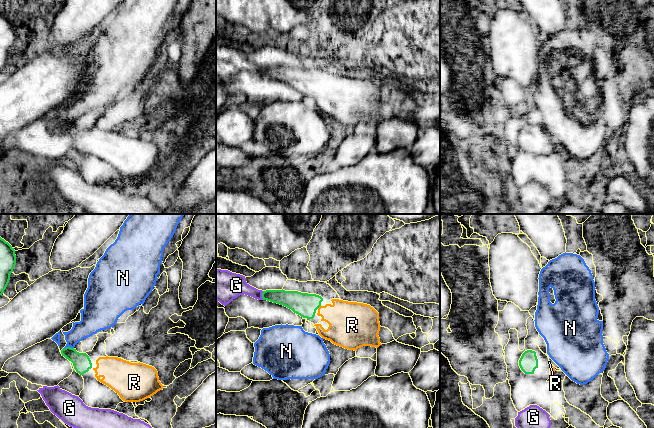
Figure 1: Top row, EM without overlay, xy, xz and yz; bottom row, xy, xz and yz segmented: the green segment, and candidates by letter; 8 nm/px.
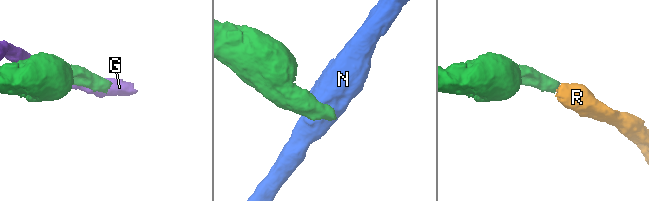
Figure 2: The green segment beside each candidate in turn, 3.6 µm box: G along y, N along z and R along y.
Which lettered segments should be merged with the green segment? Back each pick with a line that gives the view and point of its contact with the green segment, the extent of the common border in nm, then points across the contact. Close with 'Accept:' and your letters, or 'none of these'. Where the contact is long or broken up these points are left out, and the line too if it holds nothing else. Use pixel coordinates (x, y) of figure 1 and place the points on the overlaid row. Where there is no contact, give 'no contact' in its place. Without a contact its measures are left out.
R: contact xz (318, 307); length 40 nm; way xz (304, 304), (318, 307), (346, 320)
Accept: R

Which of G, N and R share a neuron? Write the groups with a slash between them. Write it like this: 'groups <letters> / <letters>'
groups G / N / R

